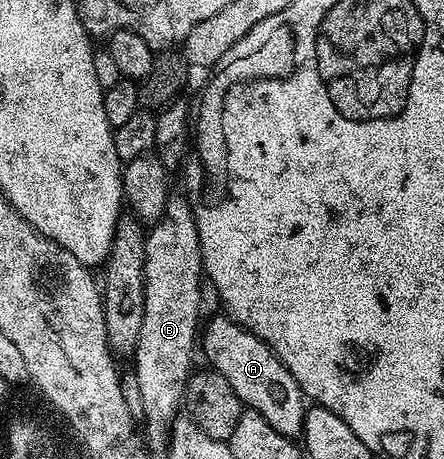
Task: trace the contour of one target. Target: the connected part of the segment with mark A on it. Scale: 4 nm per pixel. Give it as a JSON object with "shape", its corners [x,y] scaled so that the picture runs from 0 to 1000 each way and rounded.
{"shape":[[[493,682],[473,706],[450,721],[450,765],[464,771],[475,802],[500,815],[529,850],[532,865],[561,893],[586,900],[622,943],[669,959],[685,941],[694,871],[682,861],[667,821],[649,813],[644,797],[622,778],[622,769],[586,734],[529,704],[516,686]]]}

